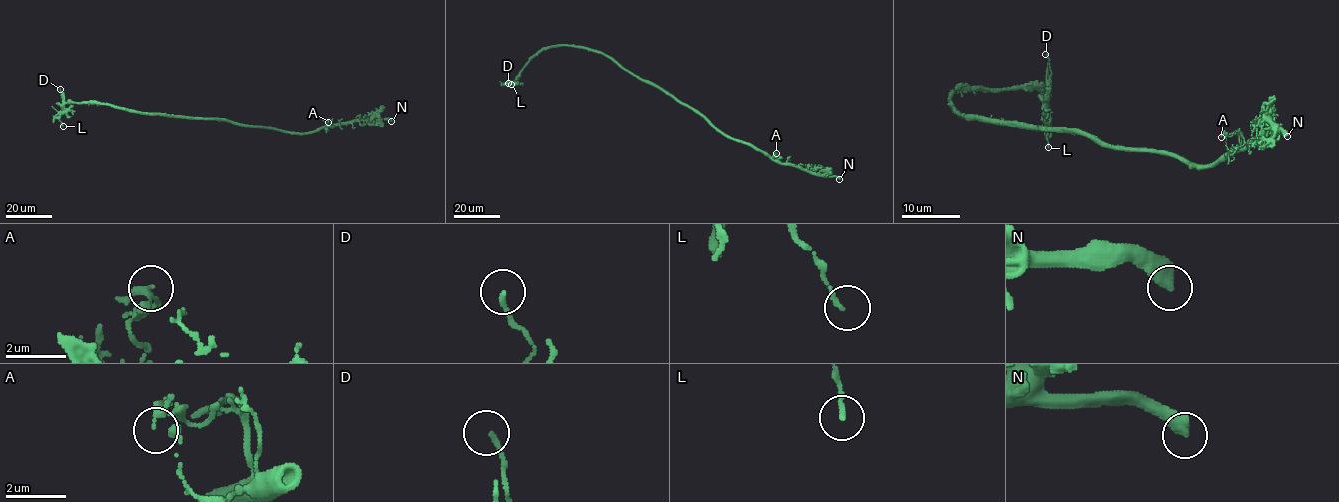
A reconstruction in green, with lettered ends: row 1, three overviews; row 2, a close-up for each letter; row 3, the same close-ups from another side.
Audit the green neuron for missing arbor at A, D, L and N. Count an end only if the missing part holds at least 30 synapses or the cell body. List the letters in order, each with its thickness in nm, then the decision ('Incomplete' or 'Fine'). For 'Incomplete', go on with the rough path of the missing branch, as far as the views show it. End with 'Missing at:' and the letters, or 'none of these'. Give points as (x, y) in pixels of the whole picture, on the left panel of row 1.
A: Thickness 150 nm. Fine
D: Thickness 150 nm. Fine
L: Thickness 140 nm. Fine
N: Thickness 550 nm. Fine
Missing at: none of these

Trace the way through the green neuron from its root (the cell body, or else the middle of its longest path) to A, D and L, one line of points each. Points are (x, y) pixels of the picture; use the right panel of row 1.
A: (1070, 133), (1085, 133), (1116, 147), (1166, 152), (1192, 165), (1212, 165), (1239, 146), (1236, 133), (1221, 137)
D: (1070, 133), (970, 120), (951, 103), (951, 95), (956, 90), (1042, 89), (1050, 68), (1045, 54)
L: (1070, 133), (970, 120), (951, 103), (951, 95), (956, 90), (1036, 89), (1044, 96), (1048, 147)

